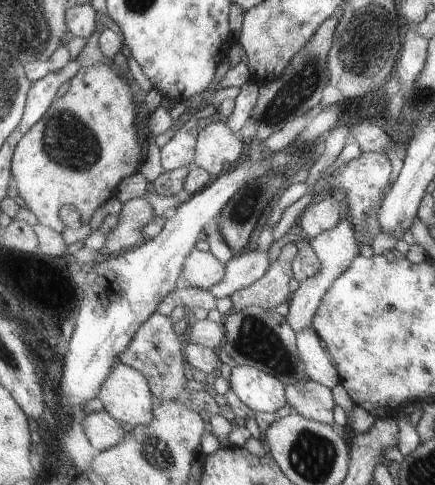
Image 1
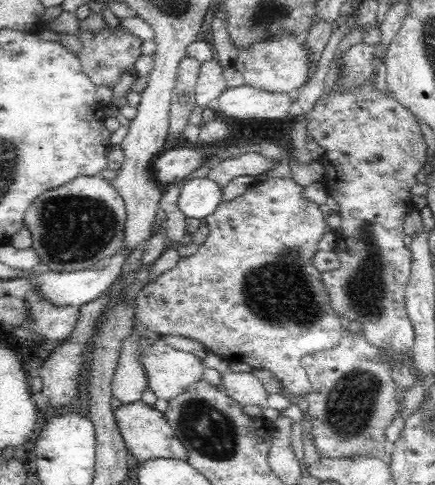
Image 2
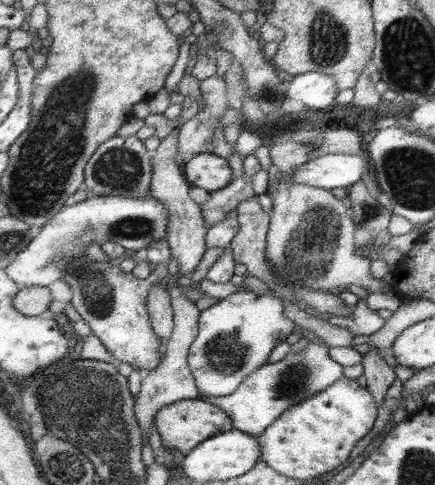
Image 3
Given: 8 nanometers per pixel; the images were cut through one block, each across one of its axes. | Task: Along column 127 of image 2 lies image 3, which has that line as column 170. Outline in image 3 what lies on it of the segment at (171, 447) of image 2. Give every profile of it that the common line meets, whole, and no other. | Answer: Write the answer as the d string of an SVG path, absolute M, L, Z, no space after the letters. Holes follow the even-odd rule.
M199 398L199 400L181 400L181 402L175 402L171 406L165 406L159 412L155 424L157 424L157 430L161 434L163 446L167 444L171 448L177 448L187 456L193 450L197 450L201 444L205 444L205 440L211 440L215 436L221 436L225 432L235 430L233 416L225 408L221 408L221 406L213 404L213 402L207 402L203 398Z

